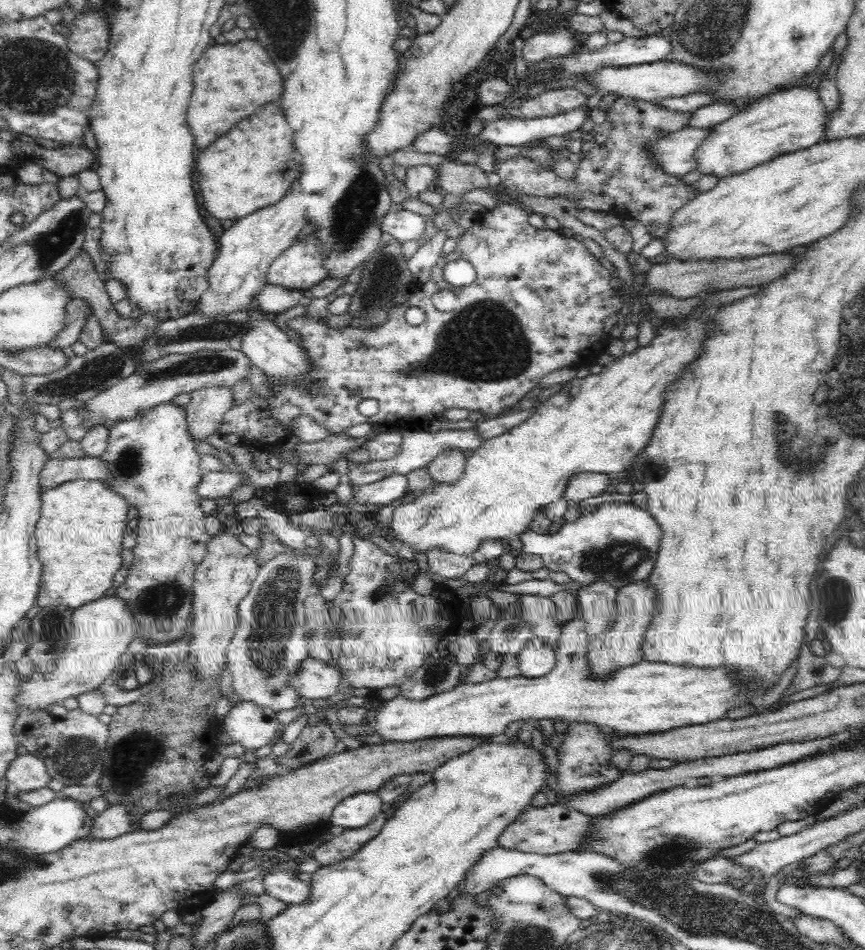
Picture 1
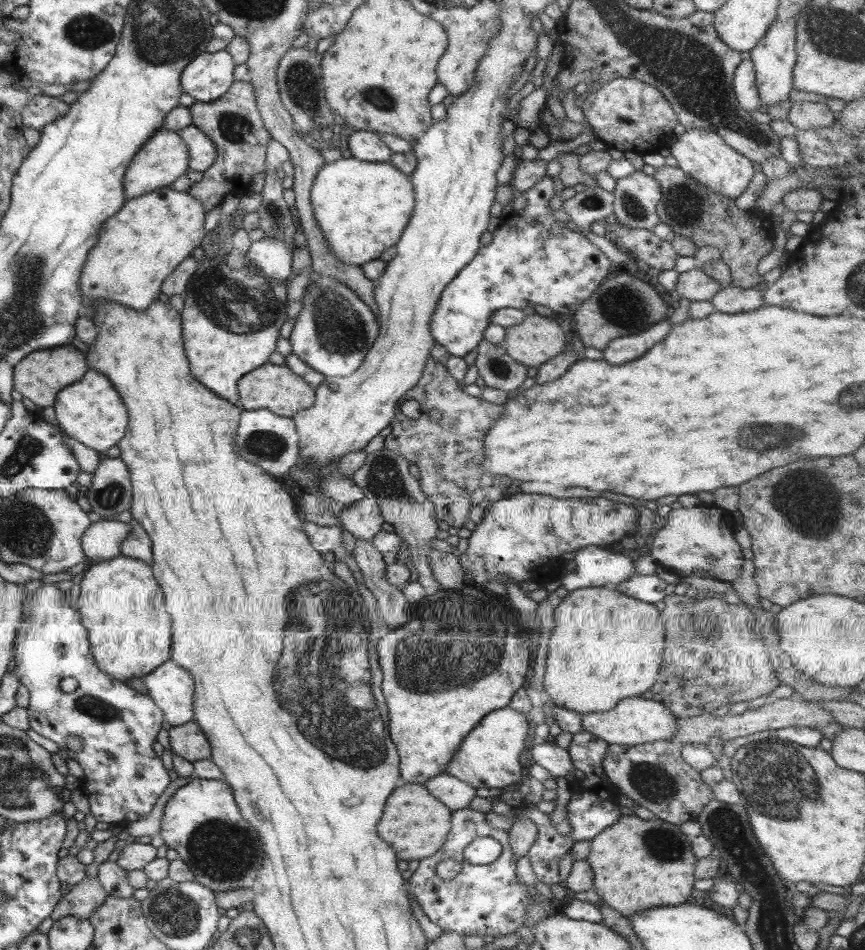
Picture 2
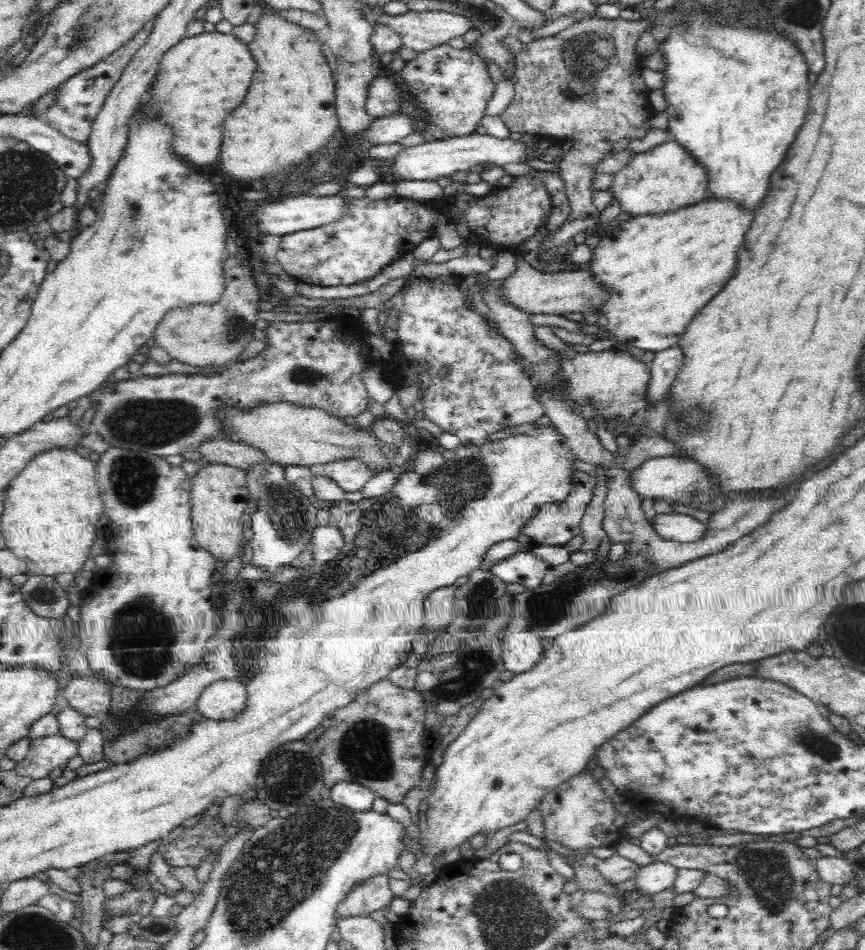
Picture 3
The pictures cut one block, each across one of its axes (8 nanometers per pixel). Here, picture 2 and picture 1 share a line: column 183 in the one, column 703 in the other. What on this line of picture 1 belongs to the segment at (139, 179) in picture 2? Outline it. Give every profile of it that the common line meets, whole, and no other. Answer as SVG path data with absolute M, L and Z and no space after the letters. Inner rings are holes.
M790 87L780 89L775 92L768 92L759 99L752 101L744 109L740 109L736 116L730 120L722 122L712 127L711 136L703 143L703 146L697 151L699 159L699 168L706 176L720 176L721 179L740 172L746 172L758 164L770 162L777 156L791 154L798 150L811 148L814 144L824 140L826 135L826 124L828 124L828 110L826 105L820 99L820 93L812 87Z

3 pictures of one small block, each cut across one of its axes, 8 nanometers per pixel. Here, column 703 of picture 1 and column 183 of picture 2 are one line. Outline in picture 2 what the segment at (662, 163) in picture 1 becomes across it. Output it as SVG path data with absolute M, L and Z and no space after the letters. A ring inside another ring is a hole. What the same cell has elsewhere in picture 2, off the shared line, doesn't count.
M193 125L179 129L176 134L187 148L187 170L201 173L207 171L207 168L213 164L216 155L211 140L208 140L207 136Z

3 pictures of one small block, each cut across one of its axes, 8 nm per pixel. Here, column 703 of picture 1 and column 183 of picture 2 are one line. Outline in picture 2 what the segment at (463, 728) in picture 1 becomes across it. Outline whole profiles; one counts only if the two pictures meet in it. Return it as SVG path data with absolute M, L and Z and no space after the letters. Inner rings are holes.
M169 659L142 679L147 696L163 713L171 727L185 724L193 718L192 677Z

